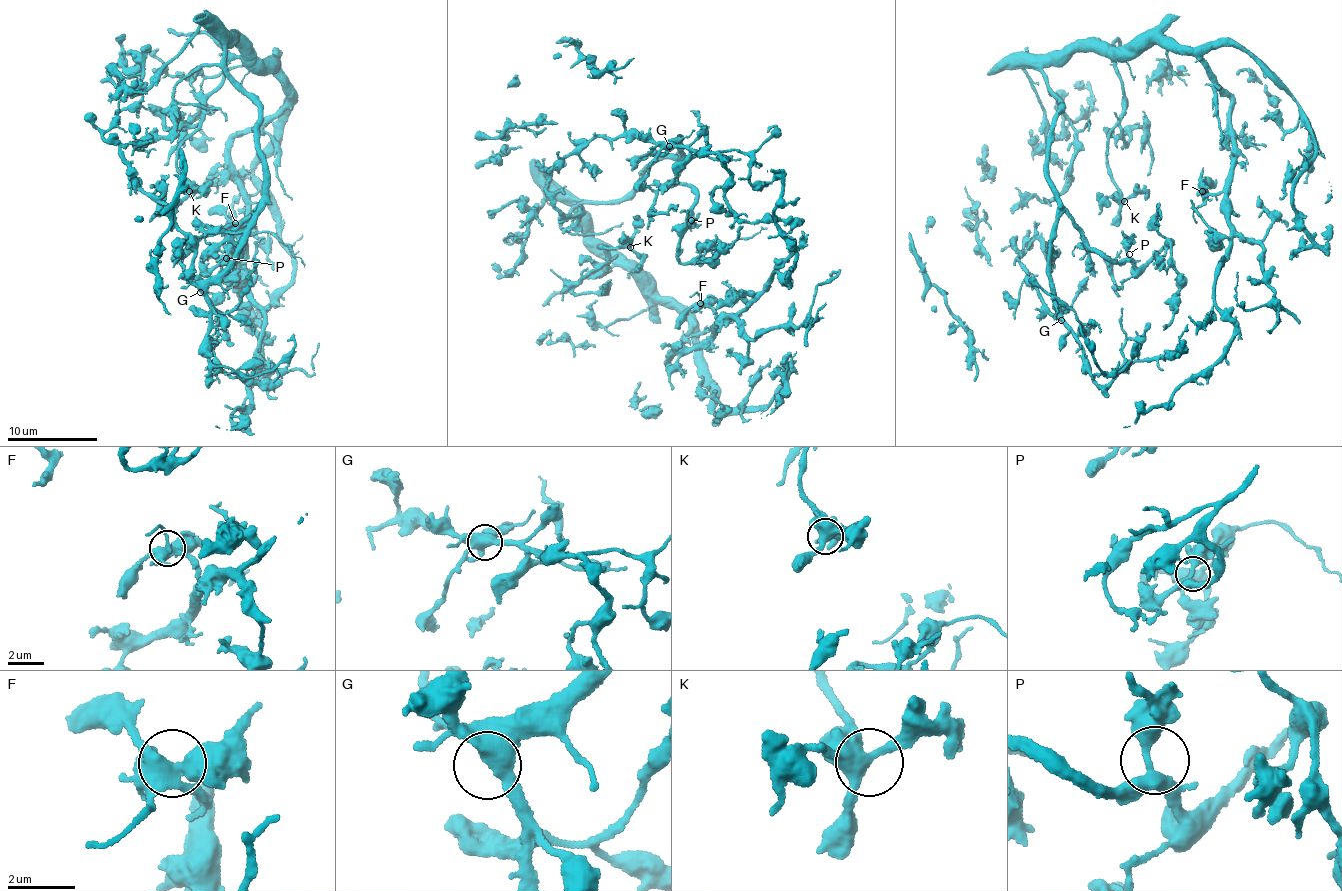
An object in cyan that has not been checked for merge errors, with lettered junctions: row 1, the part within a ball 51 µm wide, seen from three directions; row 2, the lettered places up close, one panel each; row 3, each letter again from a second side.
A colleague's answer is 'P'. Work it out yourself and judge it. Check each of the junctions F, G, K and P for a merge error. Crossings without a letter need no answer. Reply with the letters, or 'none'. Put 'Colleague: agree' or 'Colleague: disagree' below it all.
none
Colleague: disagree

